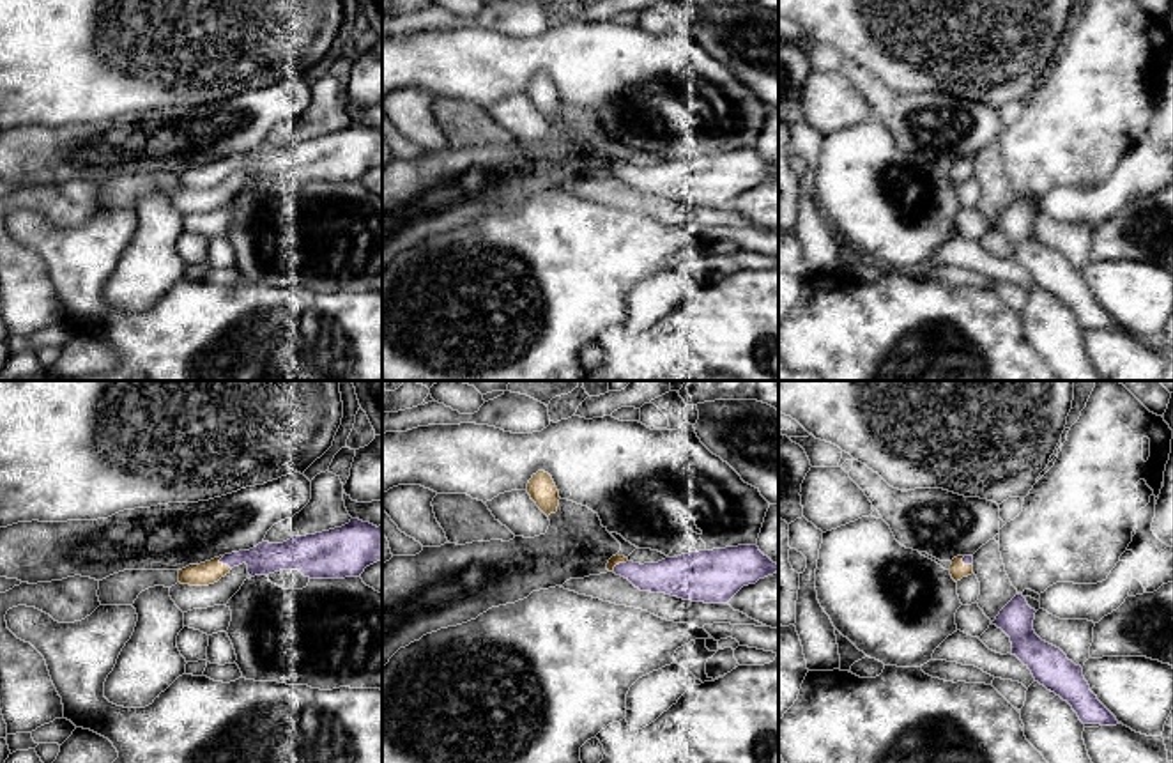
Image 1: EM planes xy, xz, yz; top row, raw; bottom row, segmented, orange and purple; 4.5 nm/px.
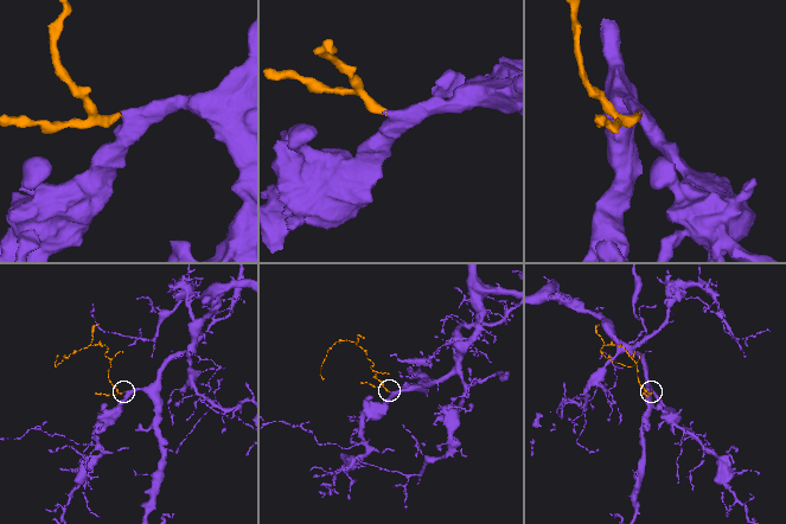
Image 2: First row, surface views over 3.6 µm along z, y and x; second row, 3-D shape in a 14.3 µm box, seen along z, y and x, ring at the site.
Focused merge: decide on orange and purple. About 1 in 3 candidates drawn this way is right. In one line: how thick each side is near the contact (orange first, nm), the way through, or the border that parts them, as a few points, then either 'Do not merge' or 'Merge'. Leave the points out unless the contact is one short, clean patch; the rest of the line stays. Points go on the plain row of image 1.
Thickness 110 nm (orange) against 150 nm. Path across: xy (209, 176), (222, 167), (236, 161), (266, 161). Merge

